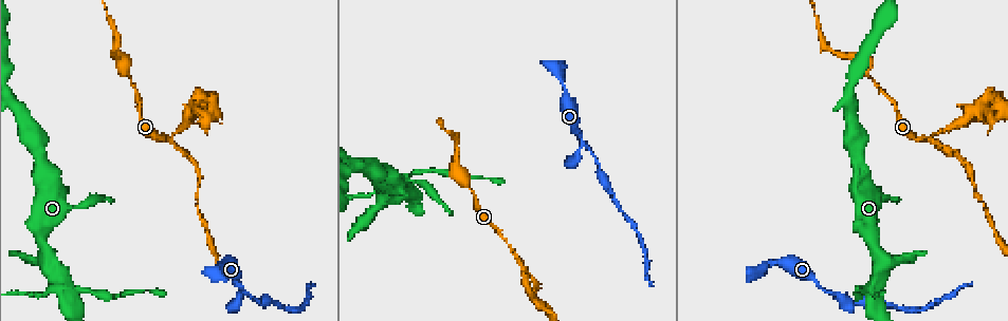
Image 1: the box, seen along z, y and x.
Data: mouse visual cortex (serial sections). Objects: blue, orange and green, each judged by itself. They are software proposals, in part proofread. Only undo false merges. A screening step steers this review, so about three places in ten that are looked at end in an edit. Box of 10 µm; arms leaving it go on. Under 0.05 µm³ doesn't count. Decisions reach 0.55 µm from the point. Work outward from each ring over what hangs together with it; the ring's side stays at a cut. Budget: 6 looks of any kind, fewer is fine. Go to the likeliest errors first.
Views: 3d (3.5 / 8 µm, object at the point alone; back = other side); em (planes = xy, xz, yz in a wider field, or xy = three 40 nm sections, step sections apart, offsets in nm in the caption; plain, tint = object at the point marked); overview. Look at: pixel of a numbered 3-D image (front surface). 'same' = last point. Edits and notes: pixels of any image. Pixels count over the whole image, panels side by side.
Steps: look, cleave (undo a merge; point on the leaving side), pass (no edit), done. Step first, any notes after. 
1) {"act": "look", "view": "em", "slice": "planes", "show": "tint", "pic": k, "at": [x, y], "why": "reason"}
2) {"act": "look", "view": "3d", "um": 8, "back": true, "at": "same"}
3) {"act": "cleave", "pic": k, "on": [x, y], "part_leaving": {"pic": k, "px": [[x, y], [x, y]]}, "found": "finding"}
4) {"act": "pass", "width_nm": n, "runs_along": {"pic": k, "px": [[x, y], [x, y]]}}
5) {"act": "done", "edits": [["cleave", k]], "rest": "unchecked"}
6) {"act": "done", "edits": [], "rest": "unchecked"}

{"act": "look", "view": "3d", "um": 3.5, "back": true, "pic": 1, "at": [930, 140], "why": "arms part here"}

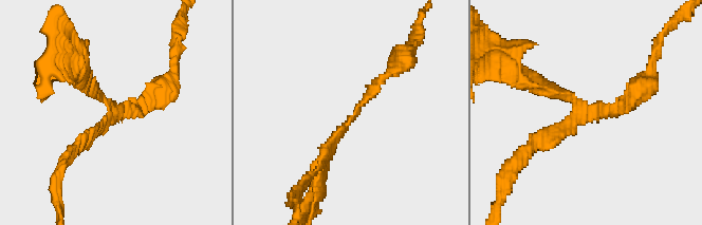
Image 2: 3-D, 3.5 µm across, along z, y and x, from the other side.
{"act": "look", "view": "em", "slice": "xy", "step": 5, "show": "tint", "pic": 2, "at": [582, 114], "arms": 3, "arm_widths_nm": [150, 150, 200]}

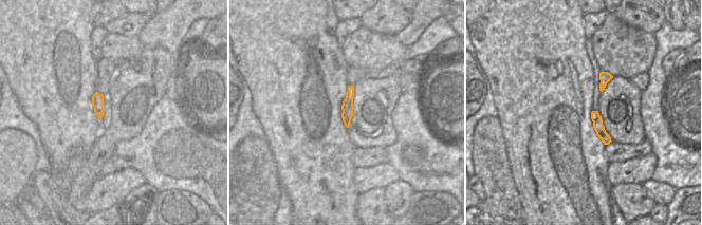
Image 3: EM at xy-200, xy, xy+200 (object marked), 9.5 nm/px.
{"act": "cleave", "pic": 2, "on": [536, 91], "part_leaving": {"pic": 2, "px": [[570, 93], [530, 83], [497, 51]]}, "found": "a second cell is stuck on"}

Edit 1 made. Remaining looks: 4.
{"act": "look", "view": "3d", "um": 3.5, "pic": 1, "at": [583, 145], "why": "calibre changes"}

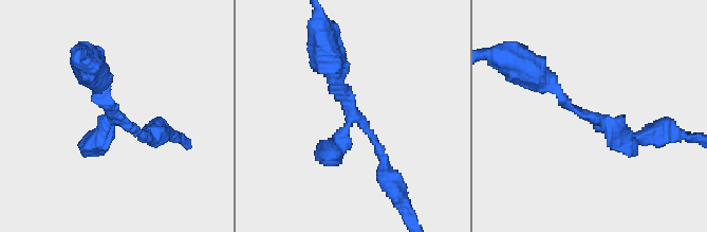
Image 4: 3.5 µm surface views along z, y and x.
{"act": "look", "view": "em", "slice": "xy", "step": 1, "show": "tint", "pic": 4, "at": [117, 118]}

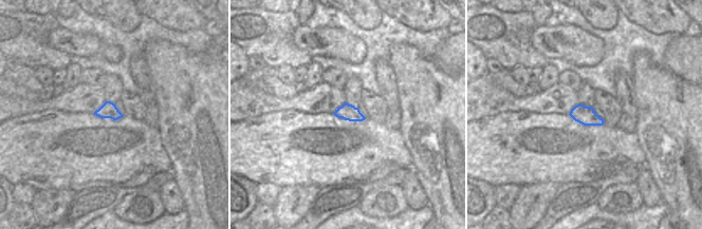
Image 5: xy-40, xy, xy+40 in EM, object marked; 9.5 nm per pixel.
{"act": "look", "view": "em", "slice": "xy", "step": 2, "show": "tint", "at": "same"}

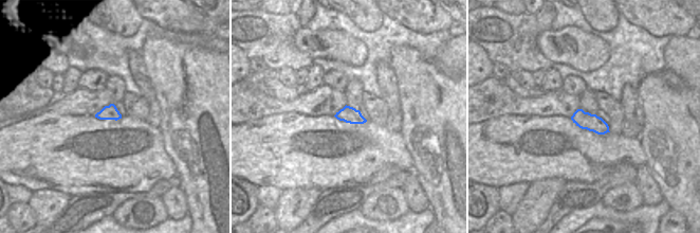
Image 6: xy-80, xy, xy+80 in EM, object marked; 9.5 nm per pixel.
{"act": "pass", "found": "one cell here"}

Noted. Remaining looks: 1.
{"act": "look", "view": "3d", "um": 3.5, "pic": 1, "at": [61, 286], "why": "four-way junction"}

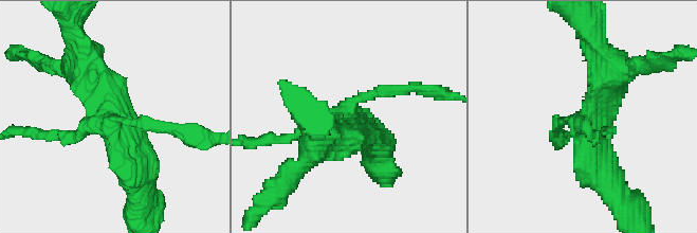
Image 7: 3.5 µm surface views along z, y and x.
{"act": "pass", "runs_along": {"pic": 7, "px": [[84, 58], [139, 175]]}, "found": "all the same cell"}

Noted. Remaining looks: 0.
{"act": "done", "edits": [["cleave", 2]], "rest": "unchecked"}

